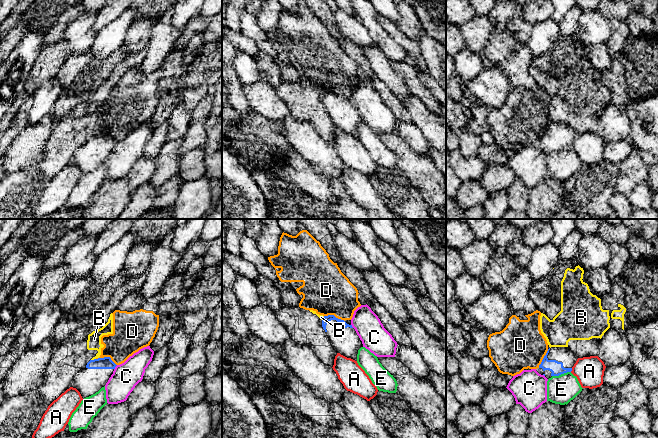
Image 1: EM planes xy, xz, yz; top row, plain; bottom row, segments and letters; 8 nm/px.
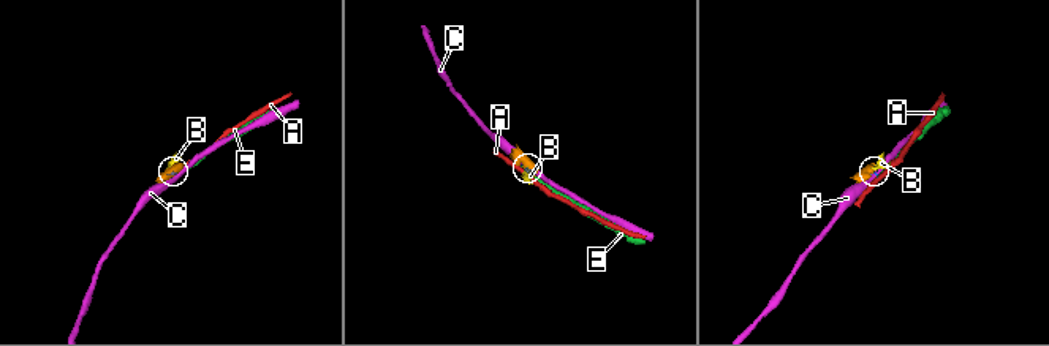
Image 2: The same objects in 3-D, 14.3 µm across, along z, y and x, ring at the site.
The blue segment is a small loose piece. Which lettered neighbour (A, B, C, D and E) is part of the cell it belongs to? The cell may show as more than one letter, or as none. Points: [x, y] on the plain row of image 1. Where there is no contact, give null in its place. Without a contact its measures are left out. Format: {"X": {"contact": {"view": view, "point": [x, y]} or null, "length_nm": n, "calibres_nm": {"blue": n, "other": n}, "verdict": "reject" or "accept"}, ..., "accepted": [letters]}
{"A": {"contact": {"view": "yz", "point": [571, 146]}, "length_nm": 40, "calibres_nm": {"blue": 100, "other": 220}, "verdict": "reject"}, "B": {"contact": {"view": "xy", "point": [94, 135]}, "length_nm": 40, "calibres_nm": {"blue": 100, "other": 110}, "verdict": "reject"}, "C": {"contact": {"view": "xy", "point": [115, 142]}, "length_nm": 50, "calibres_nm": {"blue": 100, "other": 220}, "verdict": "reject"}, "D": {"contact": {"view": "xy", "point": [107, 133]}, "length_nm": 180, "calibres_nm": {"blue": 100, "other": 280}, "verdict": "reject"}, "E": {"contact": {"view": "yz", "point": [561, 149]}, "length_nm": 160, "calibres_nm": {"blue": 100, "other": 220}, "verdict": "reject"}, "accepted": []}

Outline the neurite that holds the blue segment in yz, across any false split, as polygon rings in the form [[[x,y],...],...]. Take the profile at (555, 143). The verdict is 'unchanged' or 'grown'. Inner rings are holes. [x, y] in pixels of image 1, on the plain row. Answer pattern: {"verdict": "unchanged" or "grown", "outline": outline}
{"verdict": "grown", "outline": [[[551,123],[536,147],[549,155],[571,148],[577,135],[578,133],[568,123]]]}

